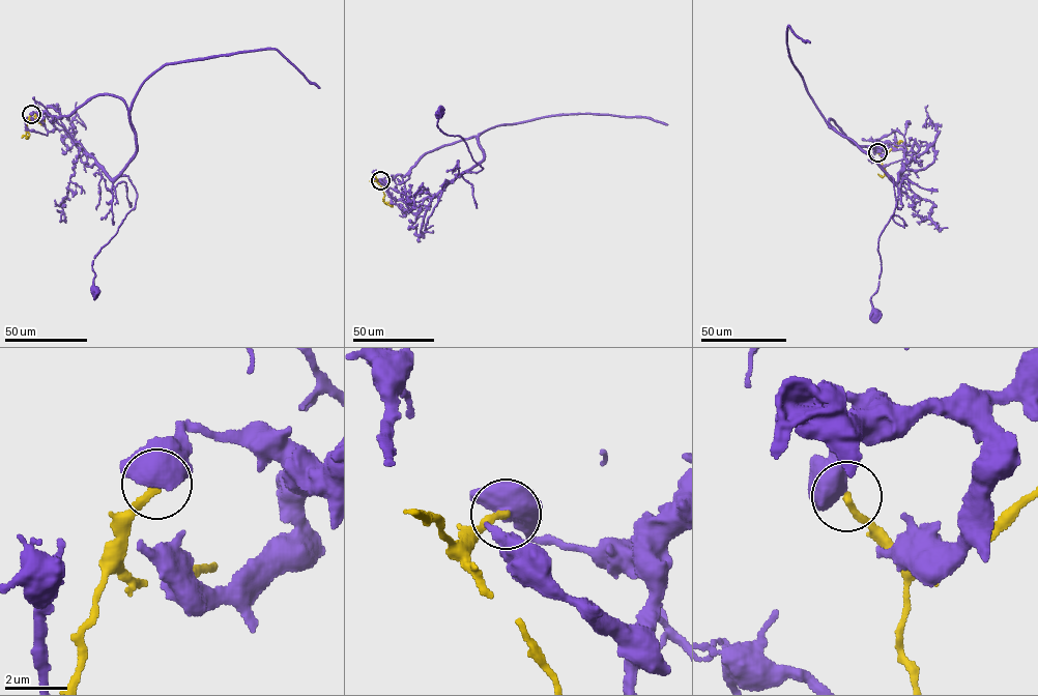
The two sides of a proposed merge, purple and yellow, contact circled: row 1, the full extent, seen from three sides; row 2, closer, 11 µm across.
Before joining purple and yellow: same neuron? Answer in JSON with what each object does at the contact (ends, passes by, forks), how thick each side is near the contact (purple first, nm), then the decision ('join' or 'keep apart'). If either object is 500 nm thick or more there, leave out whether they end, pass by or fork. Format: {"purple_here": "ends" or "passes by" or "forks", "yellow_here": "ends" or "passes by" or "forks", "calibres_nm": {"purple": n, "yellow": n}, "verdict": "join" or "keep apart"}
{"calibres_nm": {"purple": 700, "yellow": 280}, "verdict": "keep apart"}

